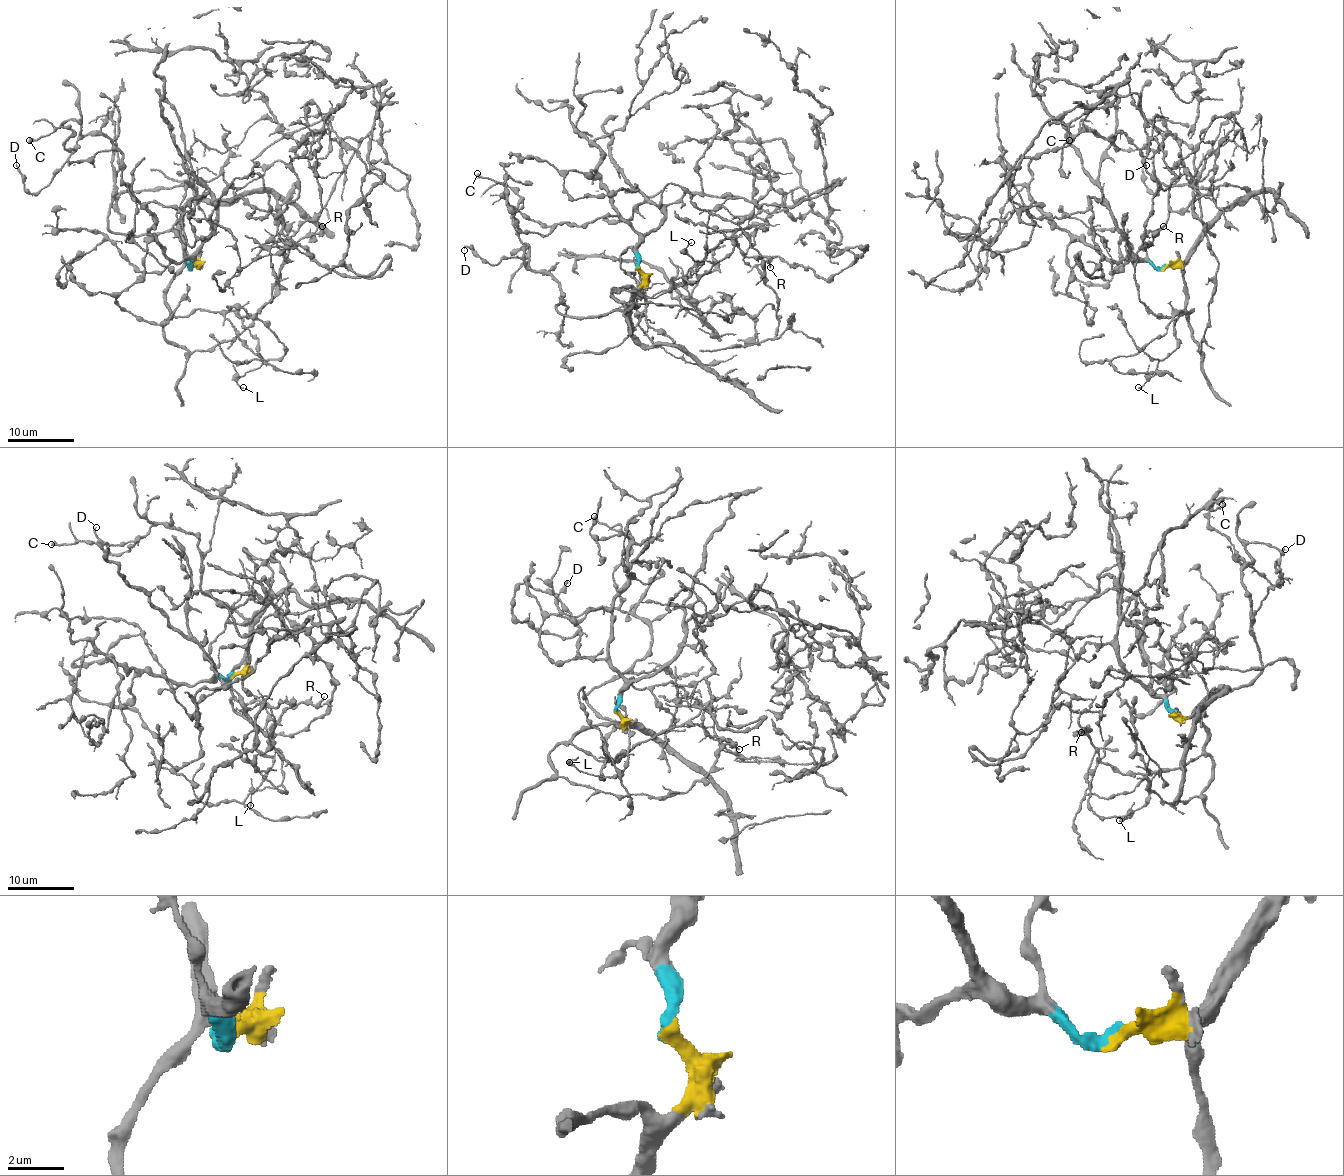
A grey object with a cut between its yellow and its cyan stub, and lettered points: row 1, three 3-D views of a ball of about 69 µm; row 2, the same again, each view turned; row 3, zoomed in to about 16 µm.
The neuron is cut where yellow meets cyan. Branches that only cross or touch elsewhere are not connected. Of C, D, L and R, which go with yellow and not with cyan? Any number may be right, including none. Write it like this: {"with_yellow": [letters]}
{"with_yellow": ["C", "D", "L", "R"]}

